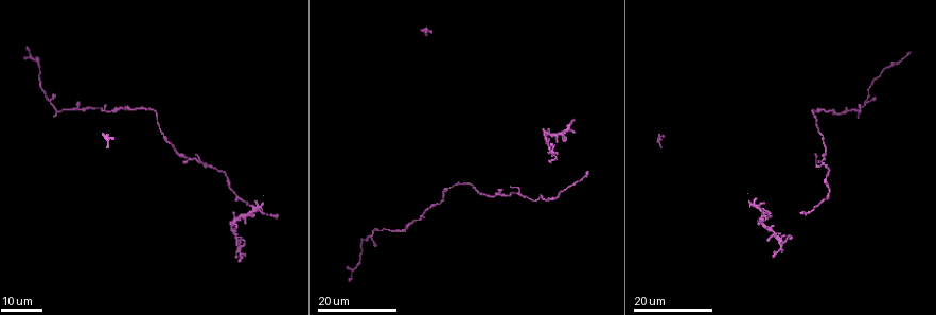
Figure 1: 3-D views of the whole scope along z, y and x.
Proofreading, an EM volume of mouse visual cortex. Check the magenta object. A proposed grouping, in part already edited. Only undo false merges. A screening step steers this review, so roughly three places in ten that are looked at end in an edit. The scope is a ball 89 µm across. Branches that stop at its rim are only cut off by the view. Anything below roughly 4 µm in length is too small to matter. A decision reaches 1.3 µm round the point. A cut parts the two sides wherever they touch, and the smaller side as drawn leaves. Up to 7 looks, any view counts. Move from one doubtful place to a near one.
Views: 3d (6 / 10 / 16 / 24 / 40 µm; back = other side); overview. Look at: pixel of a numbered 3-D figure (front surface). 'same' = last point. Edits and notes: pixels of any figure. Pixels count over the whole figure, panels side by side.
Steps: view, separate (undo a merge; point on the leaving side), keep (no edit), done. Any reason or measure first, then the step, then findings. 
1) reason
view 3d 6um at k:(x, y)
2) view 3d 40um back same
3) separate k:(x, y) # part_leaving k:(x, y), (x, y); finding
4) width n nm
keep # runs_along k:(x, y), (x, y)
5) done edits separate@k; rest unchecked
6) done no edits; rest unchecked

three arms meet
view 3d 24um at 1:(519, 194)

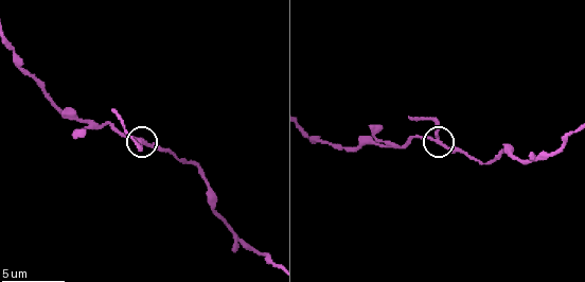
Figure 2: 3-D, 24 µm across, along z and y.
view 3d 10um at 2:(436, 137)

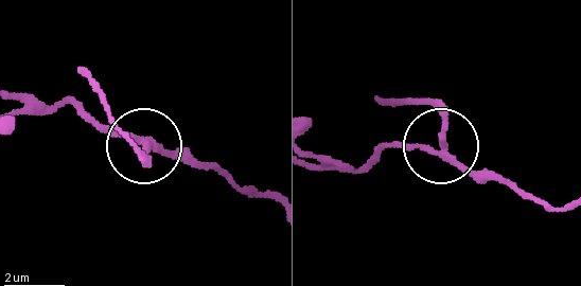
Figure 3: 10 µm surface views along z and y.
arms 3
keep # runs_along 3:(15, 94), (76, 106), (137, 137), (144, 157), (117, 129); all the same neuron

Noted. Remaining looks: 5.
thick turns thin
view 3d 16um at 1:(437, 202)

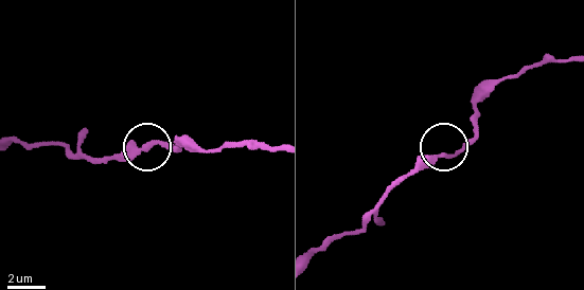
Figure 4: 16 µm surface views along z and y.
view 3d 10um at 4:(149, 144)

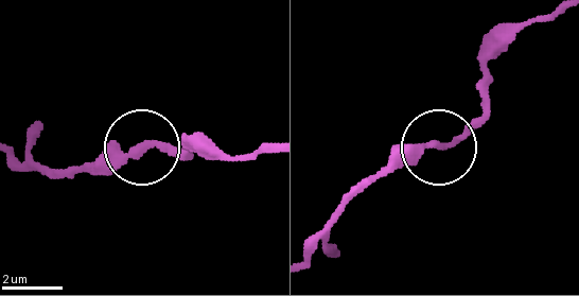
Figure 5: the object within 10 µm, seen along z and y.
view 3d 10um back at 5:(140, 149)

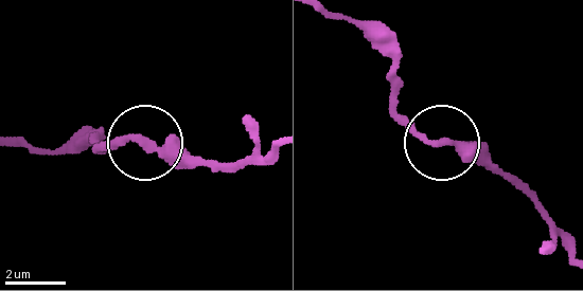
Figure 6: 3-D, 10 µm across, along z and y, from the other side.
keep # runs_along 6:(332, 13), (385, 53), (395, 106), (423, 137), (512, 175); all the same neuron

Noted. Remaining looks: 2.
side arm on a straight run
view 3d 24um at 1:(103, 108)

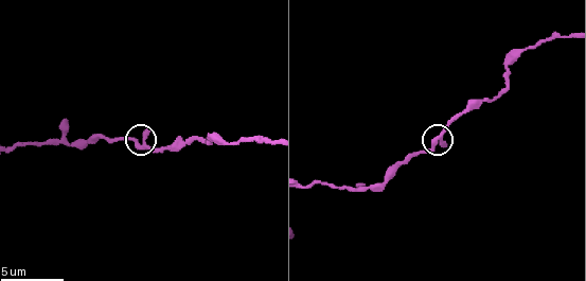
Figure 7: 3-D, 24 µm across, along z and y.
zoom in
view 3d 6um at 7:(137, 144)

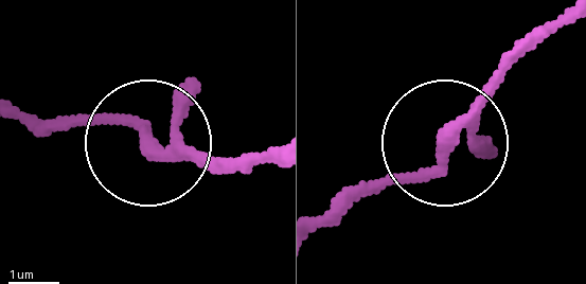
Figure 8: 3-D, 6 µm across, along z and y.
arms 3
keep # runs_along 8:(266, 148), (177, 157), (114, 119), (42, 119); all the same neuron

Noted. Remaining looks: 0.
done no edits; rest unchecked

